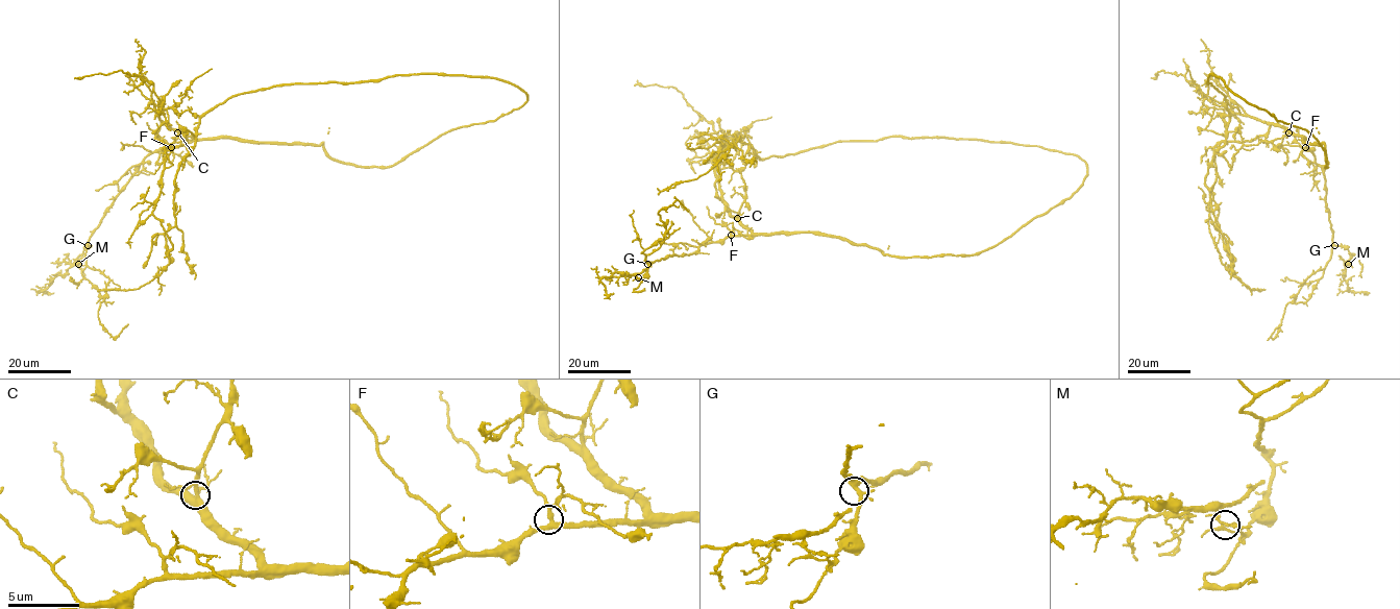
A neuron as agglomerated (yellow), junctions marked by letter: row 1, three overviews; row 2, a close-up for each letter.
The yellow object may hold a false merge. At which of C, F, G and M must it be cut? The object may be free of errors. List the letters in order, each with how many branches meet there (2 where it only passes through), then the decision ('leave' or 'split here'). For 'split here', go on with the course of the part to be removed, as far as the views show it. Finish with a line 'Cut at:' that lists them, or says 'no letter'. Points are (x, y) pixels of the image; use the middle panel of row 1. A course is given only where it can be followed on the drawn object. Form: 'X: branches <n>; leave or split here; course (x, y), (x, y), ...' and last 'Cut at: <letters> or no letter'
C: branches 5; leave
F: branches 4; leave
G: branches 5; leave
M: branches 4; split here; course (638, 277), (617, 272), (603, 276), (600, 283), (606, 293), (613, 293)
Cut at: M

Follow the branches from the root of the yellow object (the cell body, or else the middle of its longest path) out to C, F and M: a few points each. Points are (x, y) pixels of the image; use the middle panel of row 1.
C: (1018, 228), (996, 244), (972, 254), (891, 257), (865, 245), (811, 232), (753, 234), (737, 218)
F: (1018, 228), (996, 244), (975, 254), (932, 257), (891, 257), (865, 245), (811, 232), (731, 235)
M: (1018, 228), (975, 254), (932, 257), (891, 257), (811, 232), (734, 235), (648, 262), (638, 277)

